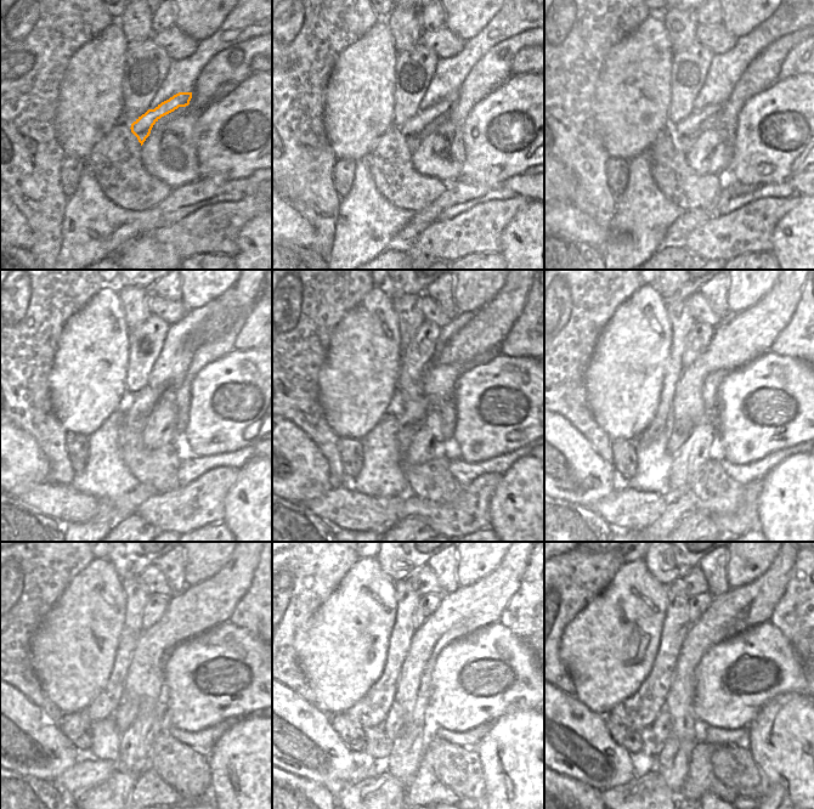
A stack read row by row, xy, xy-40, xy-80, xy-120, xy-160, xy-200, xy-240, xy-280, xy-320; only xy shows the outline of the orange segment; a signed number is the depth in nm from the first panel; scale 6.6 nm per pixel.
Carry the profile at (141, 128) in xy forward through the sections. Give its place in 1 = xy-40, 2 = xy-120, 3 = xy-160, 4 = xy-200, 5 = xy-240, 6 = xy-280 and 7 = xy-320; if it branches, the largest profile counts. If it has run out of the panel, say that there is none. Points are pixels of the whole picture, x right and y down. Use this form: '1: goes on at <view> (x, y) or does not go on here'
1: goes on at xy-40 (412, 129)
2: goes on at xy-120 (141, 405)
3: goes on at xy-160 (412, 416)
4: goes on at xy-200 (678, 430)
5: goes on at xy-240 (126, 712)
6: goes on at xy-280 (393, 724)
7: goes on at xy-320 (661, 727)

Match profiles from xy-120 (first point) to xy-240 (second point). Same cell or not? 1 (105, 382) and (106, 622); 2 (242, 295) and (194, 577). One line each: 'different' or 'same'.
1: same
2: different

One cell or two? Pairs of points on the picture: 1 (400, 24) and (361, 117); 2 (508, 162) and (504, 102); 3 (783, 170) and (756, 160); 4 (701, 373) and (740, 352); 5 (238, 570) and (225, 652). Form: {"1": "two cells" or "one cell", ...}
{"1": "two cells", "2": "one cell", "3": "one cell", "4": "one cell", "5": "two cells"}

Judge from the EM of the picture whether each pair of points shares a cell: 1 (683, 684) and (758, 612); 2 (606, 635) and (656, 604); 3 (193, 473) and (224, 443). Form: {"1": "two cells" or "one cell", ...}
{"1": "one cell", "2": "one cell", "3": "two cells"}

